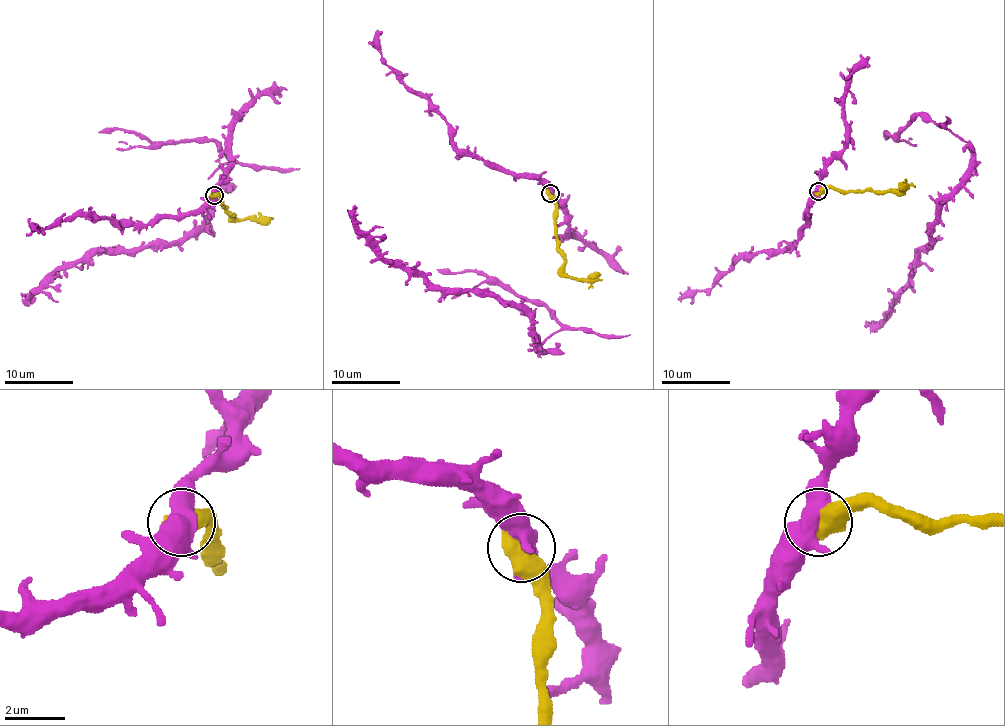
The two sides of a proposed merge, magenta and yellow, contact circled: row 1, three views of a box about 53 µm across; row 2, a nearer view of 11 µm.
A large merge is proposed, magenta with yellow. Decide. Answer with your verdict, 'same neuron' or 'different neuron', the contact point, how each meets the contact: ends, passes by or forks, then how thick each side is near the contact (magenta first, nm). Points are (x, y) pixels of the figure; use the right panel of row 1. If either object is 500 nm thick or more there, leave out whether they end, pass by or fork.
different neuron | (818, 191) | 550/700 nm

